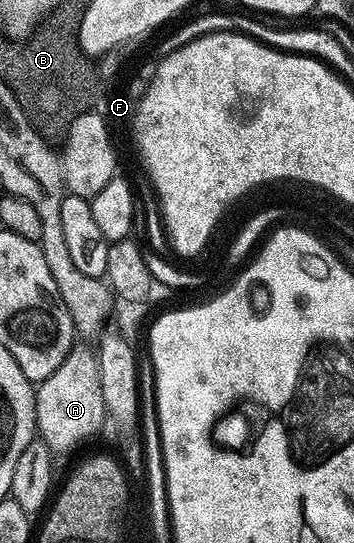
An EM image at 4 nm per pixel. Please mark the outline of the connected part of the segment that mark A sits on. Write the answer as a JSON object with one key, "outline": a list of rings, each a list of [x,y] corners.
{"outline":[[[73,346],[71,353],[36,387],[36,425],[39,438],[53,452],[72,451],[79,443],[87,441],[106,423],[99,381],[97,352],[88,347]]]}

